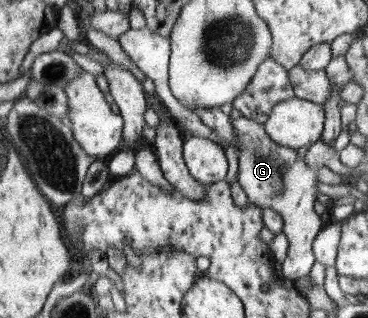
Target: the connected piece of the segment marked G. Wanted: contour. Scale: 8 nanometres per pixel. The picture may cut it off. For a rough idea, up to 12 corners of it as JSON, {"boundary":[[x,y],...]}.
{"boundary":[[233,119],[248,203],[282,215],[295,282],[322,230],[316,171],[264,125]]}

